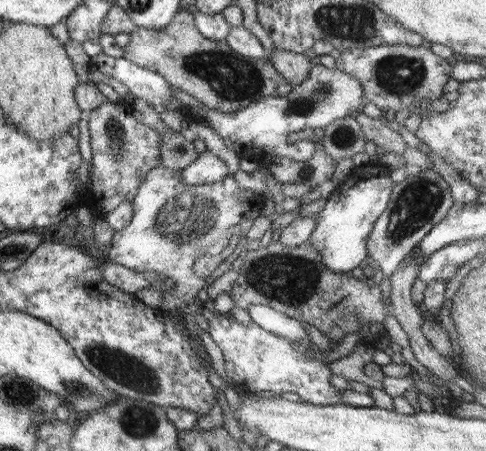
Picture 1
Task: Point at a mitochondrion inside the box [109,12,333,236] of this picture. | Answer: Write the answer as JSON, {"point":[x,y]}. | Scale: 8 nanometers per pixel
{"point":[234,80]}

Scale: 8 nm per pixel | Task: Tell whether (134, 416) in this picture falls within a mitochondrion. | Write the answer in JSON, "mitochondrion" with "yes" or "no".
{"mitochondrion":"yes"}

